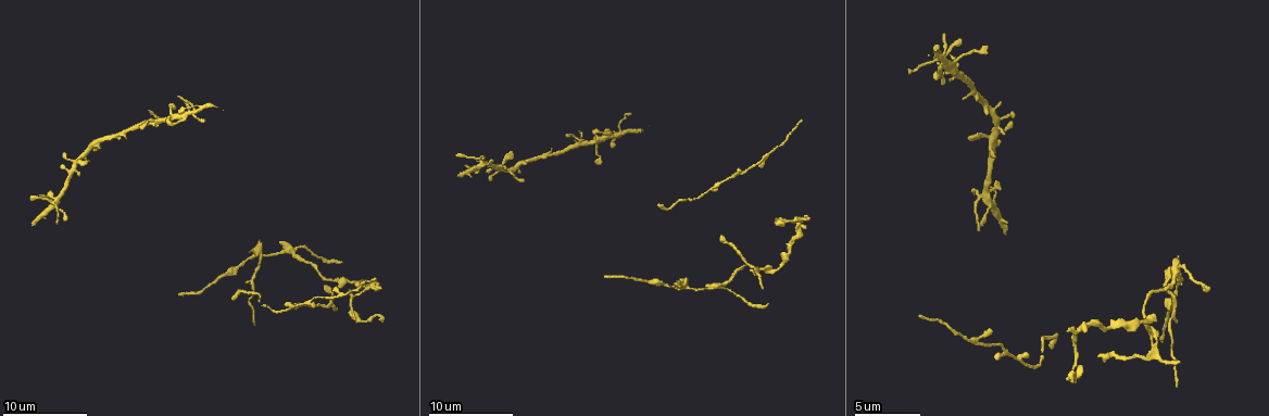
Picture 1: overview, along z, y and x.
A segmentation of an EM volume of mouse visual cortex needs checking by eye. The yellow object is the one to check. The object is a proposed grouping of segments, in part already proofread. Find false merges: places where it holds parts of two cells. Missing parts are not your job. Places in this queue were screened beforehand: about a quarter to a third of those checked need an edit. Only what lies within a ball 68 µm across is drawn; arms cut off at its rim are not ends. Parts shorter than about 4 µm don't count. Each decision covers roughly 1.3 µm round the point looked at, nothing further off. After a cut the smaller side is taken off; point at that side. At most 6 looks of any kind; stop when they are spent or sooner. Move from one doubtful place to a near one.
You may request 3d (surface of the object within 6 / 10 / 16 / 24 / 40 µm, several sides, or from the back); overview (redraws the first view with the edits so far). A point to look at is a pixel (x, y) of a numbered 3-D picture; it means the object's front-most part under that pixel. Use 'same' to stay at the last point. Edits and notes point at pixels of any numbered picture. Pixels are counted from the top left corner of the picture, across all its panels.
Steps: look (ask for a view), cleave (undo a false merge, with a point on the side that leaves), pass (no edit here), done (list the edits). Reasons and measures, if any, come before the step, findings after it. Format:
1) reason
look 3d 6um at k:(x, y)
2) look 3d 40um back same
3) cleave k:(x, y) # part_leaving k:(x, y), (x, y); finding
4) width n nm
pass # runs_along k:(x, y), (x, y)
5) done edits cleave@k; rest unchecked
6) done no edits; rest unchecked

four or more arms meet
look 3d 6um at 1:(257, 252)

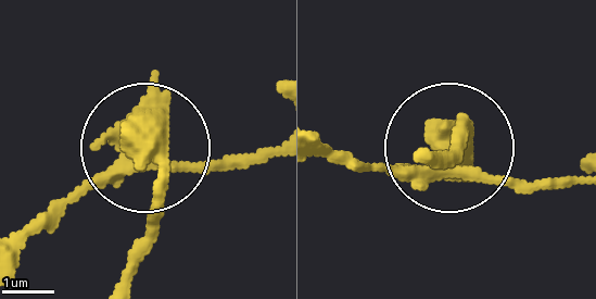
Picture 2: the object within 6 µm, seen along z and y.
cleave 2:(161, 213) # part_leaving 2:(124, 160), (137, 157), (157, 190), (132, 282); a second cell is stuck on

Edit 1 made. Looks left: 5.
two arms in line, one across
look 3d 10um at 1:(760, 161)

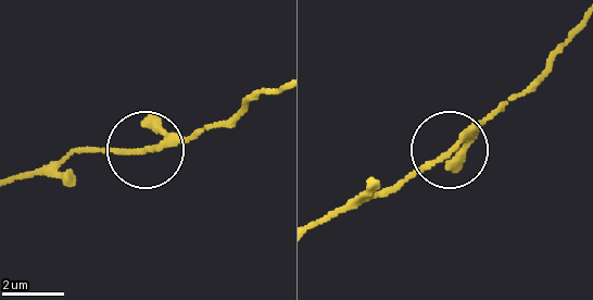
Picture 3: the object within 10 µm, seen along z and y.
width 140 nm
pass # all the same cell

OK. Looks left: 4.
look 3d 10um at 1:(994, 198)

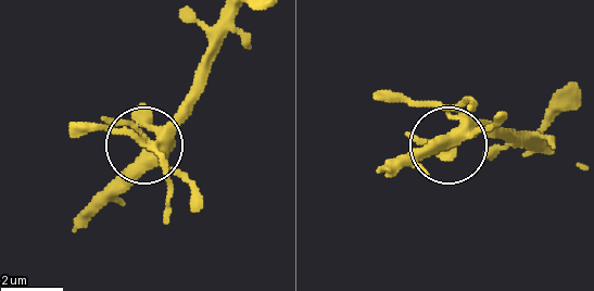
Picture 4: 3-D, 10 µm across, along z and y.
pass # one cell here

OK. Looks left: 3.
done edits cleave@2; rest unchecked

